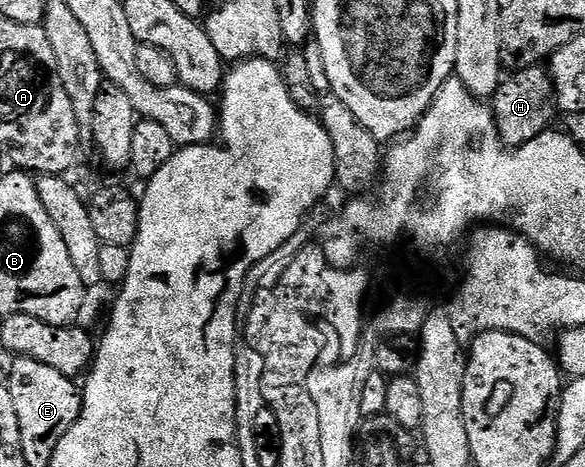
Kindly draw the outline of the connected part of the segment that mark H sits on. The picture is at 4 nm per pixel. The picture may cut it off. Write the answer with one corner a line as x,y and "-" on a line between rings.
532,65
510,72
493,94
491,108
502,145
516,147
543,135
554,124
553,116
559,113
550,70
541,65

